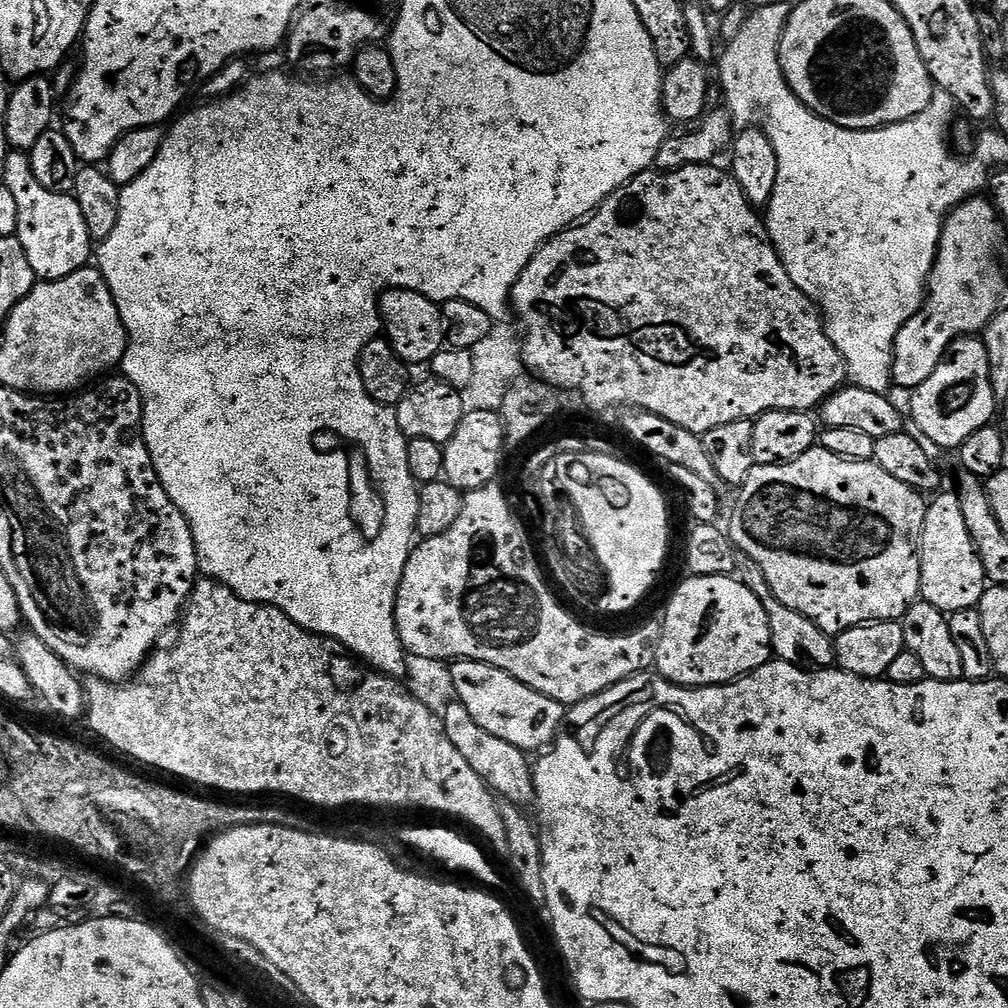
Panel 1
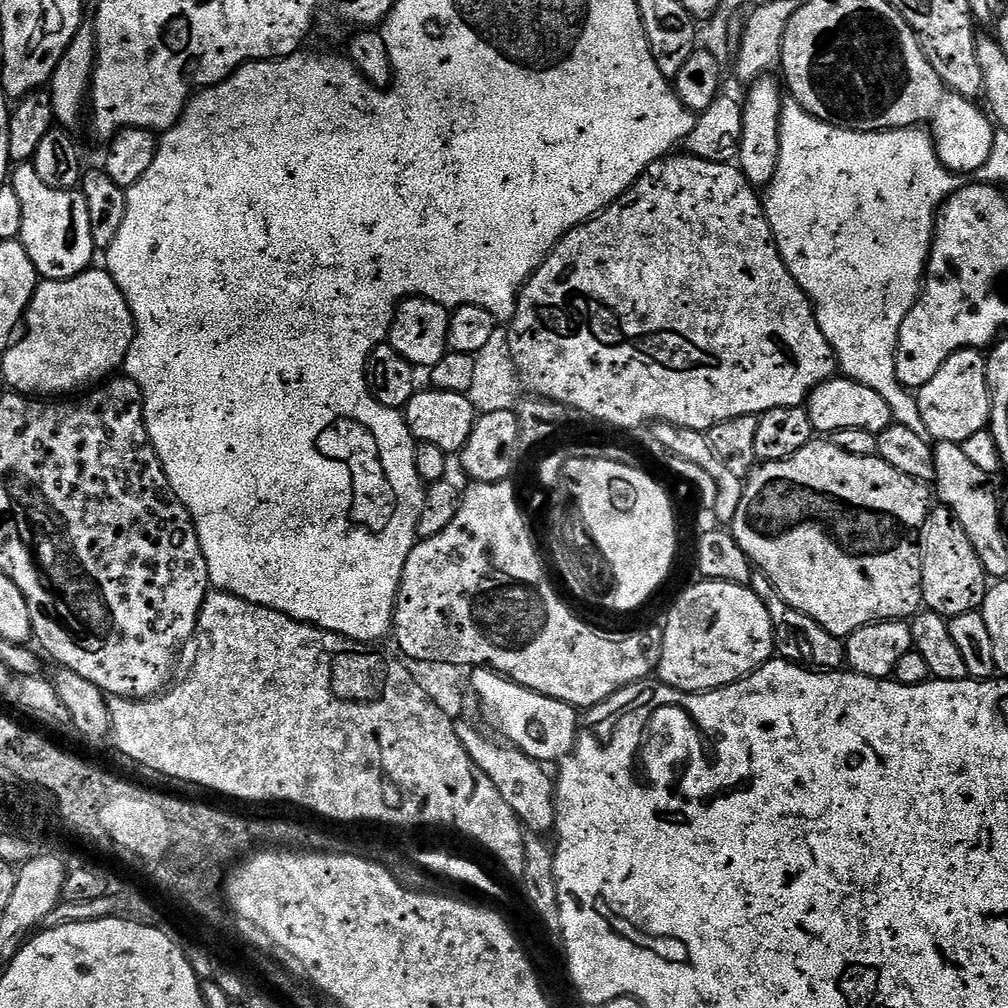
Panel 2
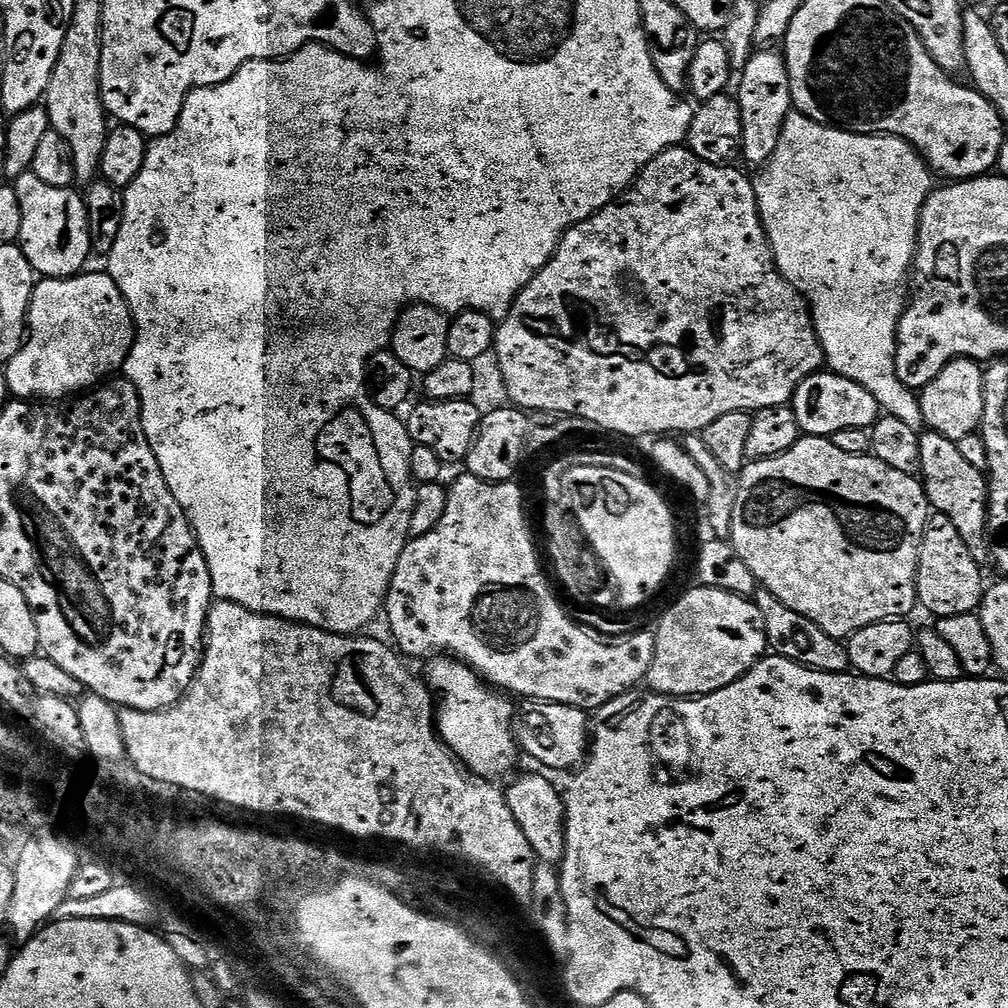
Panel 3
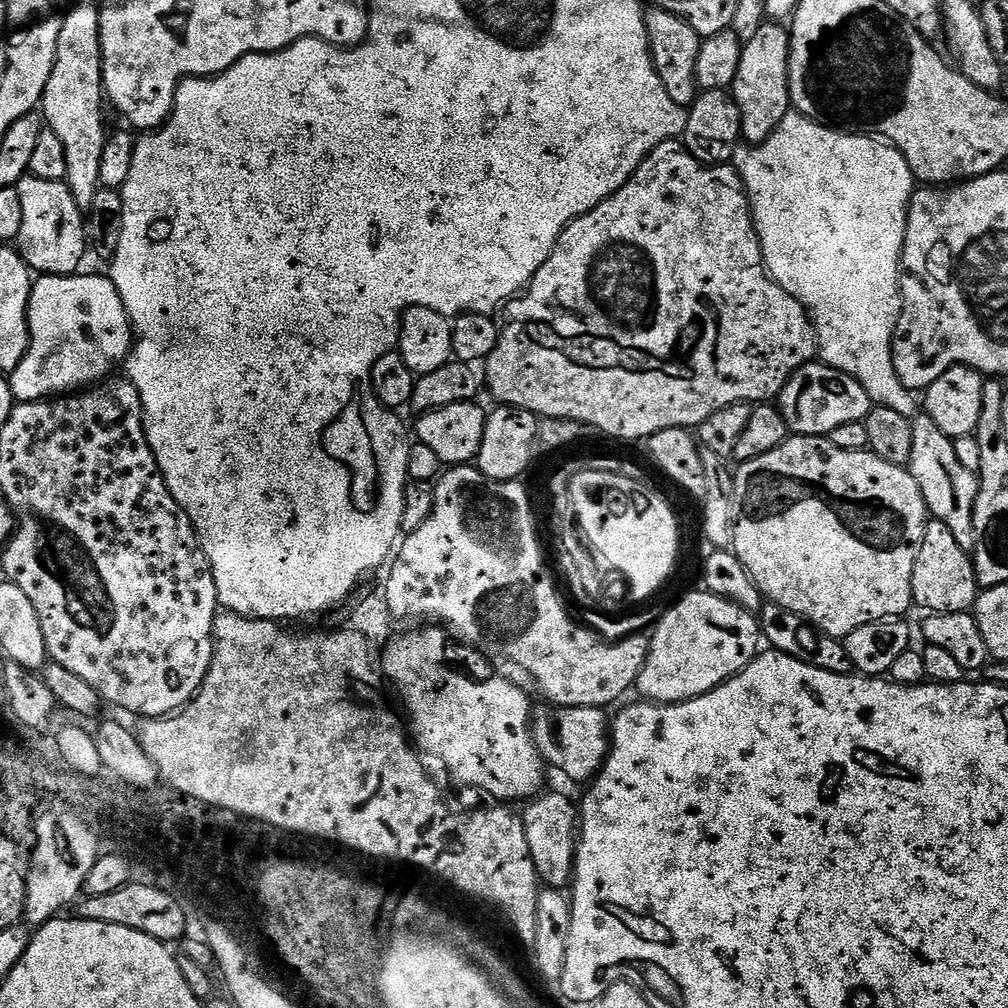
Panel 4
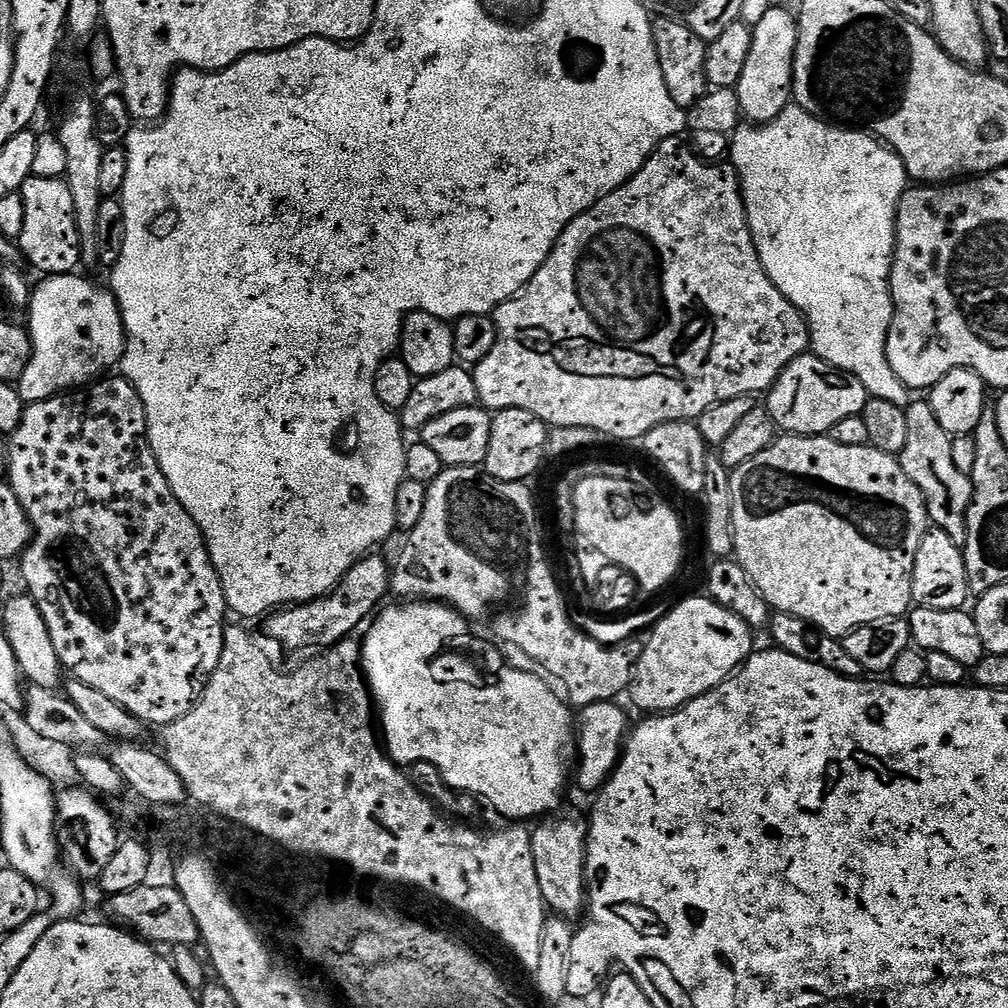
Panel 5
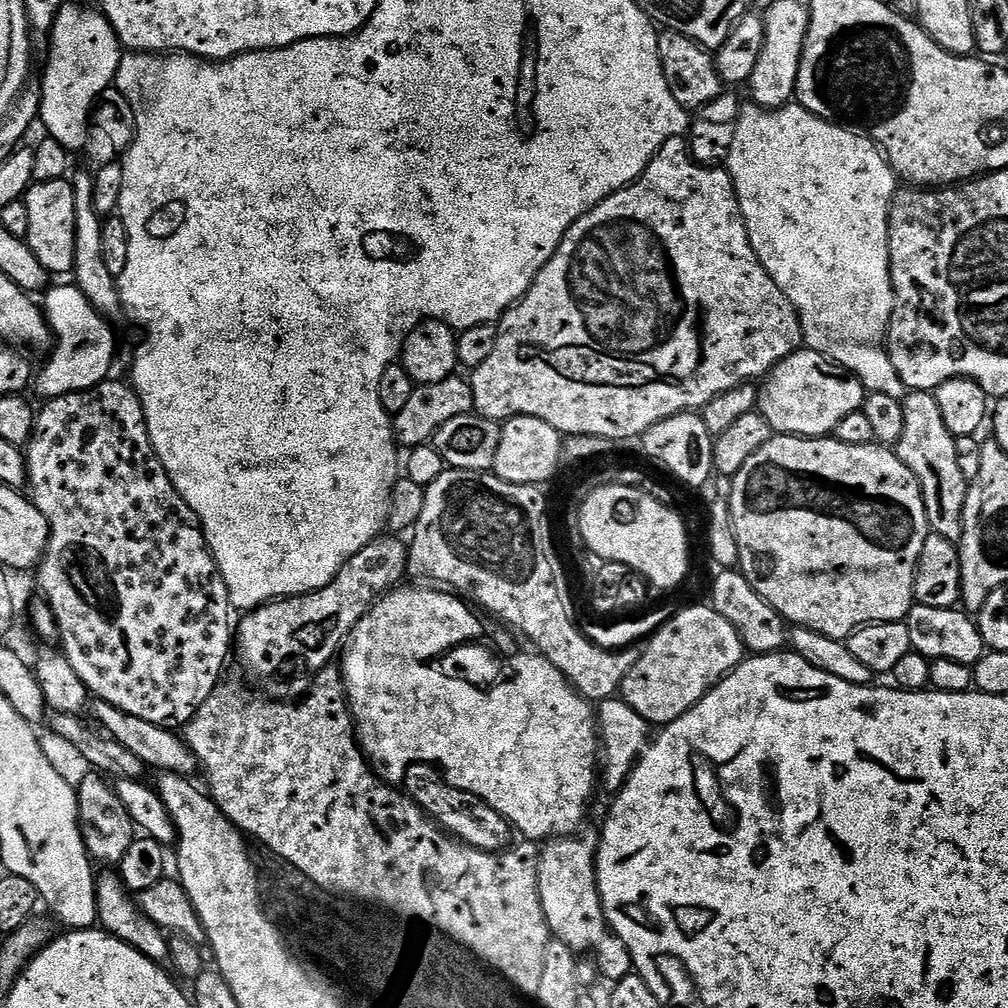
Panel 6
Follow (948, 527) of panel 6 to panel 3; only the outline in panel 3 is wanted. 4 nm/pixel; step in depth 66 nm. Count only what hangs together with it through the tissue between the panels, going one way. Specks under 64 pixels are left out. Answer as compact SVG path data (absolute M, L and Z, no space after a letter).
M931 430L925 431L920 438L918 472L922 477L924 492L928 495L929 505L935 511L946 514L950 522L954 522L954 527L958 529L958 534L962 534L962 542L966 542L974 562L987 565L990 561L987 475L974 470L974 466L970 466L970 462L962 458L962 450L958 450L956 441Z

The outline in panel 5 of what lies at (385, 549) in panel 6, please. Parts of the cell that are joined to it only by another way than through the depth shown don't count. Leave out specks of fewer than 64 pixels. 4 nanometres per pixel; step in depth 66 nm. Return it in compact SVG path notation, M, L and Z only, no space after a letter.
M380 554L361 556L359 562L344 575L344 581L327 596L271 613L266 620L269 634L288 648L316 648L312 650L327 650L338 641L349 639L355 633L352 631L364 619L367 621L385 603L383 600L390 596L392 569L389 561L376 555Z

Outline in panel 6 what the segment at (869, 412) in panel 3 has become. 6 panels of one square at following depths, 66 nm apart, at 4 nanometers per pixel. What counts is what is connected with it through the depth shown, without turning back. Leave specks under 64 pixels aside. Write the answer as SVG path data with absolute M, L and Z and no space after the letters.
M811 350L791 352L781 364L776 365L763 377L759 390L758 411L762 414L762 418L766 418L766 422L770 422L773 433L809 438L824 438L835 433L838 422L842 422L846 414L854 414L863 409L866 395L864 383L859 378L845 372L840 365L833 364L827 356Z

